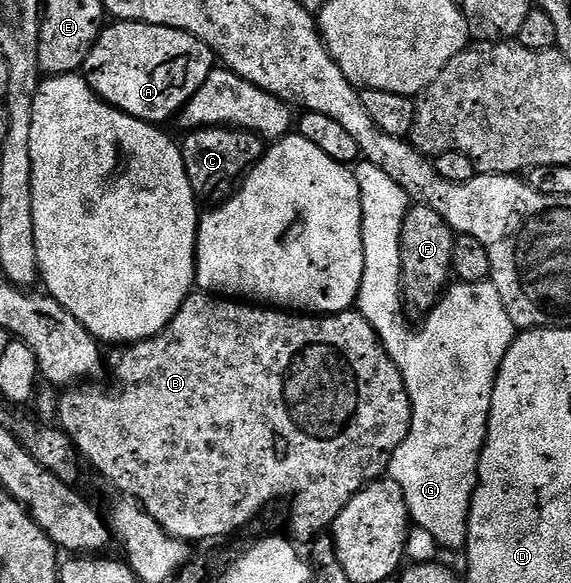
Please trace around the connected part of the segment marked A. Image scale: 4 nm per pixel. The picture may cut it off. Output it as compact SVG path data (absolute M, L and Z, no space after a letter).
M135 20L114 22L103 27L98 33L97 40L86 53L86 60L81 66L84 78L89 82L90 89L113 108L119 108L138 120L145 120L147 124L155 126L165 125L165 120L170 120L181 113L184 107L204 86L208 74L216 67L214 51L200 38L188 34L184 30L176 30L159 24L141 24Z

